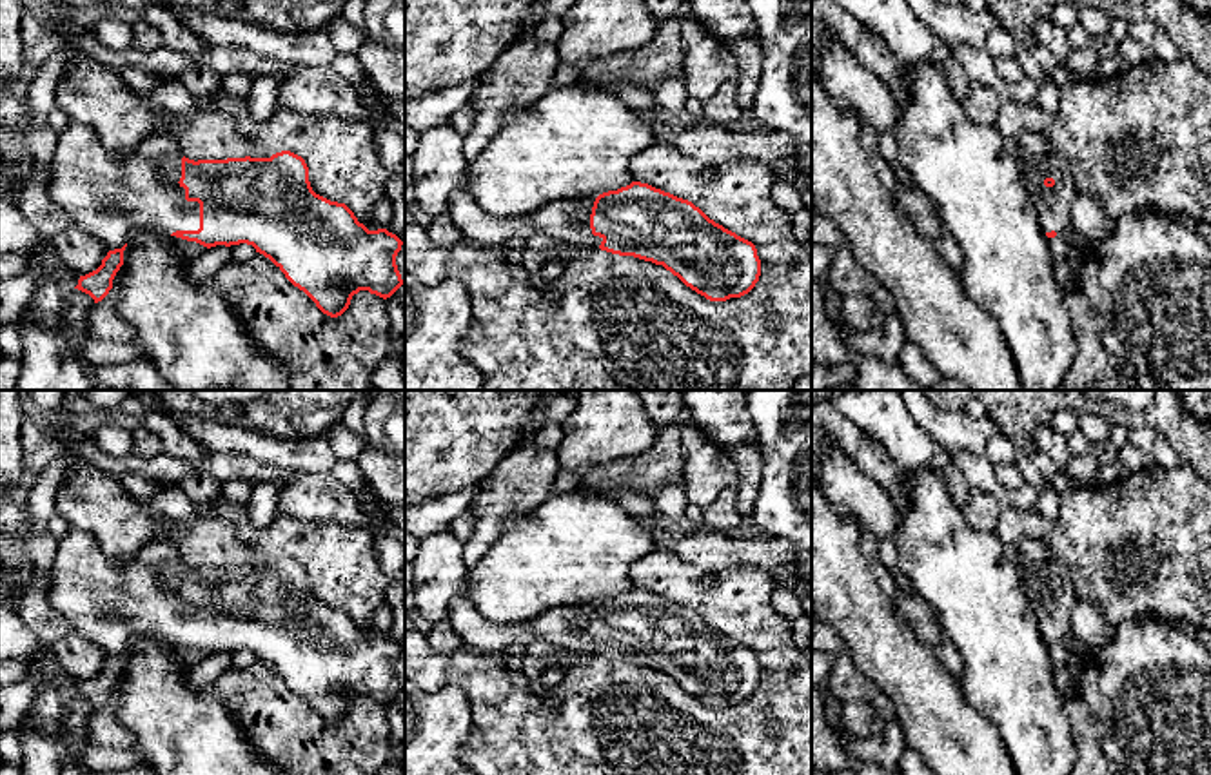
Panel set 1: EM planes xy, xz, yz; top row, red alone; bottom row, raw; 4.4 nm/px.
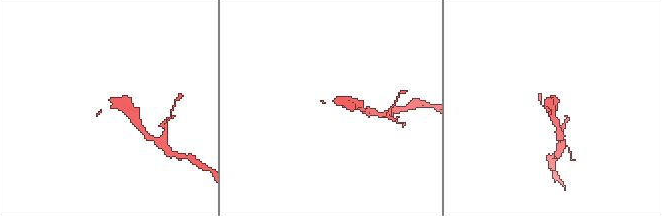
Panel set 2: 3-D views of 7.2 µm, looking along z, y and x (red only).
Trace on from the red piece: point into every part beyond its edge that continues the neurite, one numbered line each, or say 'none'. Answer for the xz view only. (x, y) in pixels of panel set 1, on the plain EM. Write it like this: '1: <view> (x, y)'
1: xz (569, 627)

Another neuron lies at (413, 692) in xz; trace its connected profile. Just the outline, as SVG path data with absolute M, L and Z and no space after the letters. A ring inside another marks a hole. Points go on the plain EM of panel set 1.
M405 679L405 775L474 775L461 762L472 710L456 686L421 692Z

